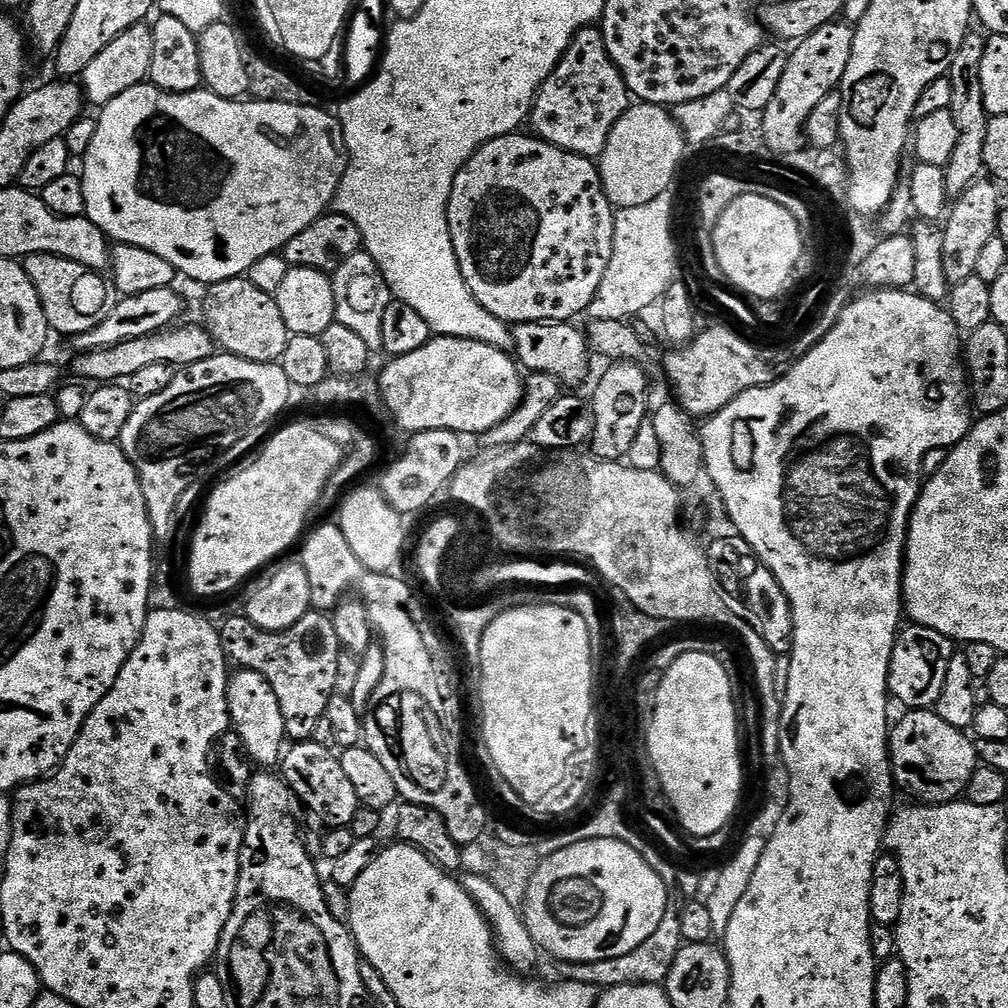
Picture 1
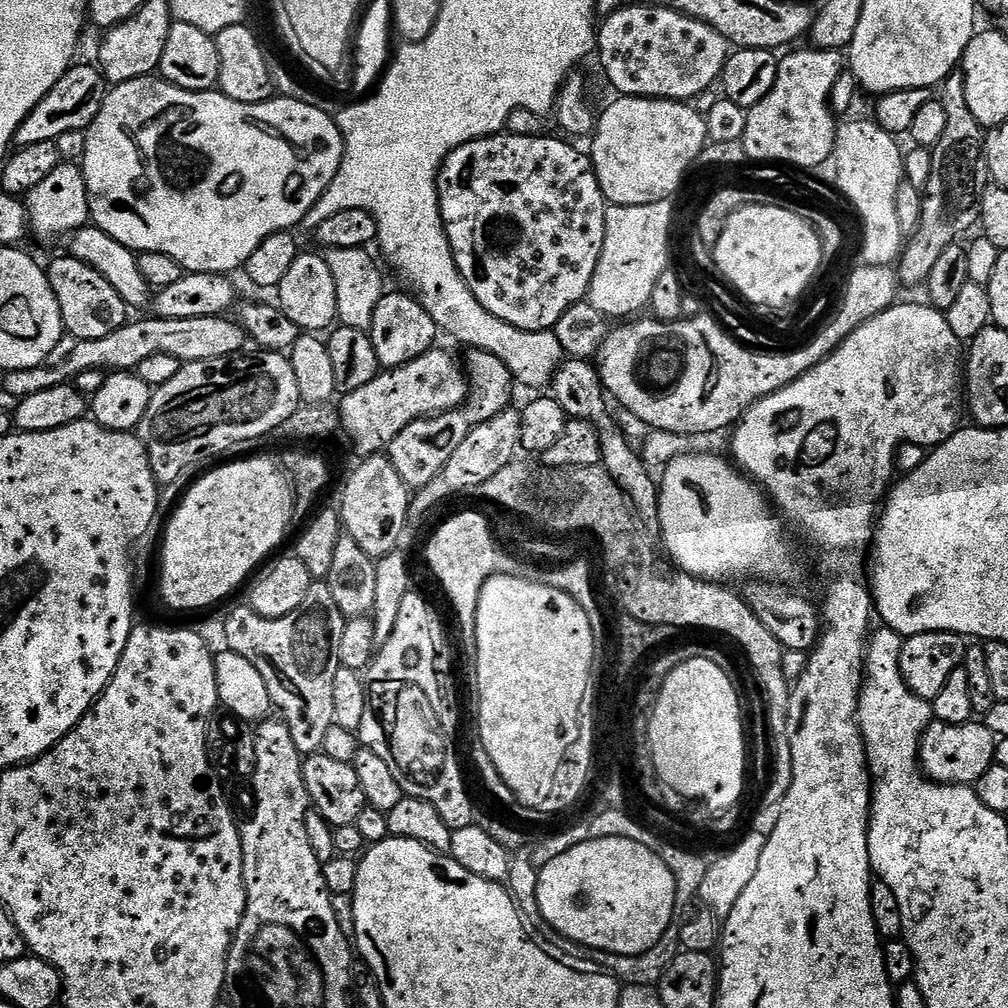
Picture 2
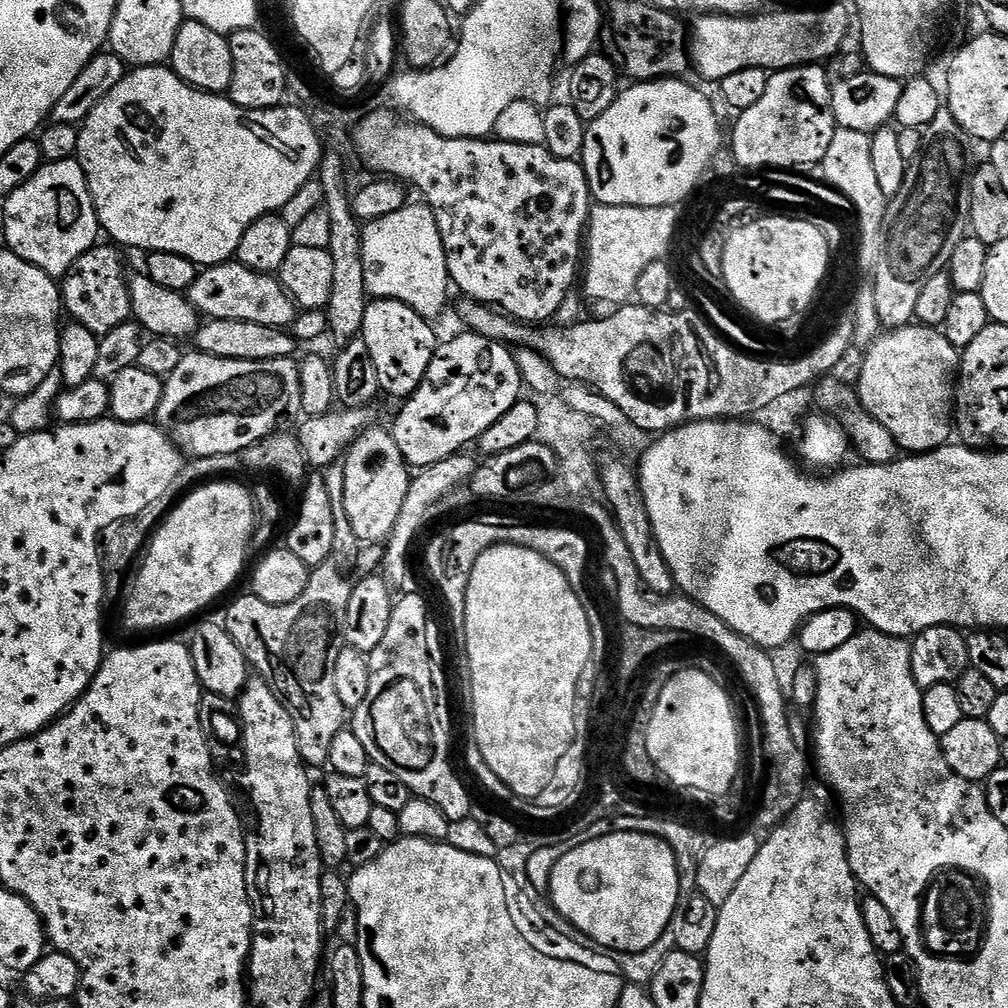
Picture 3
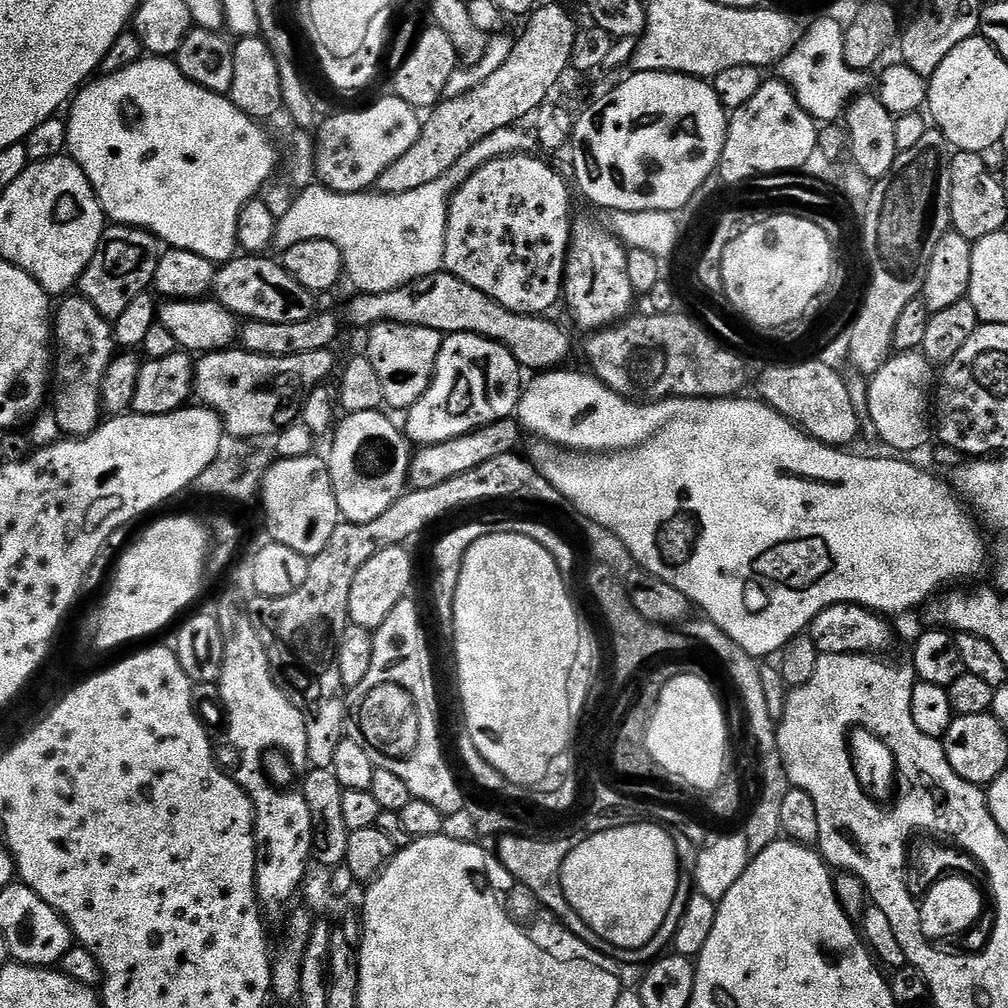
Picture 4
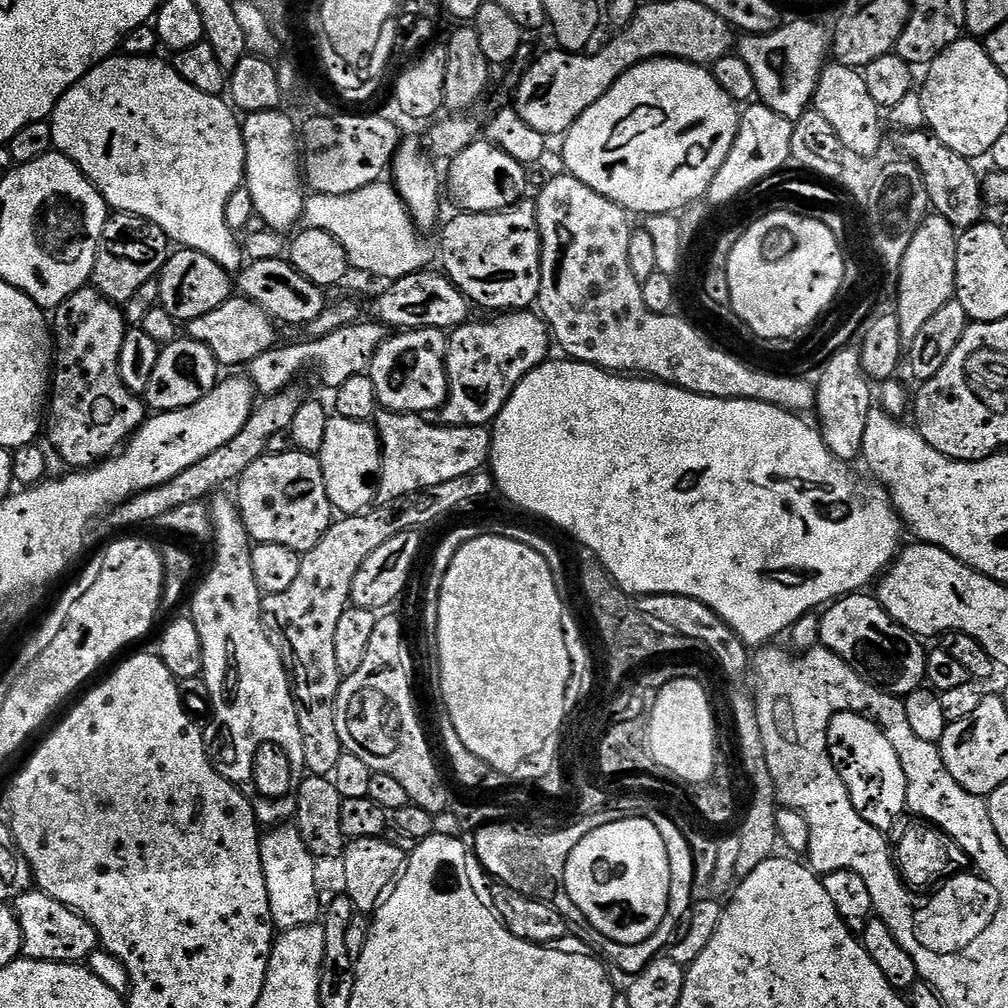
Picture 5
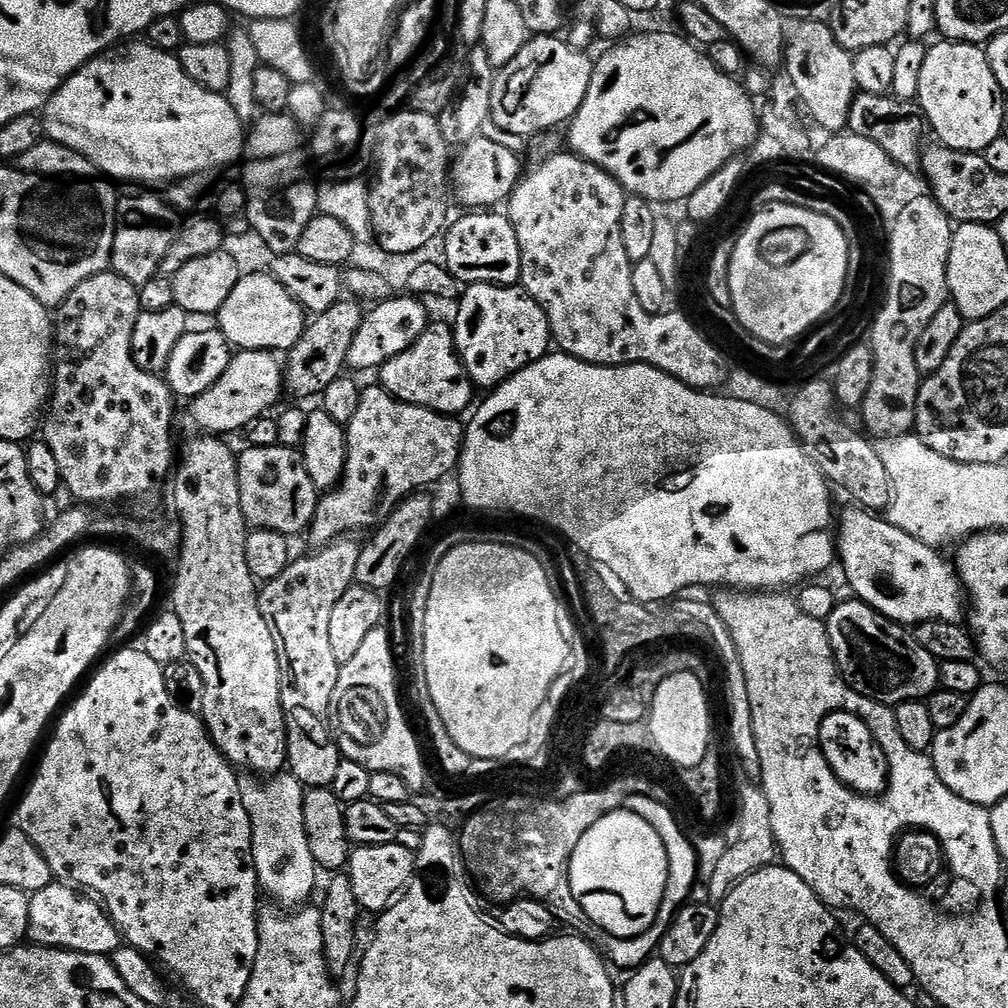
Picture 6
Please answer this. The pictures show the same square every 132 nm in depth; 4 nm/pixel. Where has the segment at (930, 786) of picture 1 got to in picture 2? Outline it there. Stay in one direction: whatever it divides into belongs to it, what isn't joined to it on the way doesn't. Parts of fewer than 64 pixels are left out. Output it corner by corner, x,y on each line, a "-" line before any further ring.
983,722
928,725
920,740
918,763
925,776
937,784
975,785
996,758
997,736

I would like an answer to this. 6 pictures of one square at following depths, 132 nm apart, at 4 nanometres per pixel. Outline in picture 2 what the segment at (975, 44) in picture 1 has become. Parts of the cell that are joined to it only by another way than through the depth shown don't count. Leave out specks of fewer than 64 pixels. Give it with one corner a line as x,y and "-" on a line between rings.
953,74
944,81
938,98
946,110
946,134
932,149
932,169
926,186
922,189
924,201
920,224
907,237
898,259
898,275
901,285
923,285
938,257
961,239
963,232
977,227
980,219
980,199
990,183
987,160
984,157
985,129
970,114
966,106
964,77

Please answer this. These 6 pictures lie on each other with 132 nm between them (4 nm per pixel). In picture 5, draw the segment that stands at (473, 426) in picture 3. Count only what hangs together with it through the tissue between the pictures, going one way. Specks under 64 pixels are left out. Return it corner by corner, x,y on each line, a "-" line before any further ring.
508,310
496,314
493,320
481,324
461,324
451,333
448,342
448,401
442,409
443,423
491,425
496,415
506,406
510,394
522,382
527,372
549,359
548,347
553,347
554,337
544,317
532,310

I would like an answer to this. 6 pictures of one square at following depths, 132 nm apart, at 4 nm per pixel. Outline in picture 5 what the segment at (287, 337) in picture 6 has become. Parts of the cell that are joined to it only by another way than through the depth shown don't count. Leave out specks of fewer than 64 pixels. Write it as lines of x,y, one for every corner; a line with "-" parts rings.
239,294
233,295
231,300
222,302
218,310
210,310
210,314
202,314
202,318
194,318
187,321
187,339
197,340
208,344
215,354
216,360
222,366
228,364
247,365
254,358
258,358
263,352
269,352
277,347
276,328
273,317
252,300

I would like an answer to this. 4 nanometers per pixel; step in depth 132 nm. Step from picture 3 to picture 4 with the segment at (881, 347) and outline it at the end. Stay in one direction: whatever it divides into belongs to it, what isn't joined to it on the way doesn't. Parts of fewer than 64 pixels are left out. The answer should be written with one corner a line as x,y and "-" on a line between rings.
901,352
893,355
869,379
869,416
870,424
876,427
876,432
892,448
901,448
904,452
916,452
931,437
934,432
930,423
930,409
934,404
934,368
925,358
924,353

